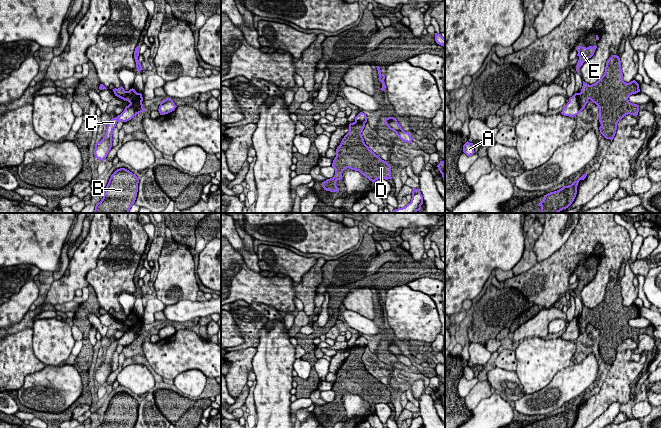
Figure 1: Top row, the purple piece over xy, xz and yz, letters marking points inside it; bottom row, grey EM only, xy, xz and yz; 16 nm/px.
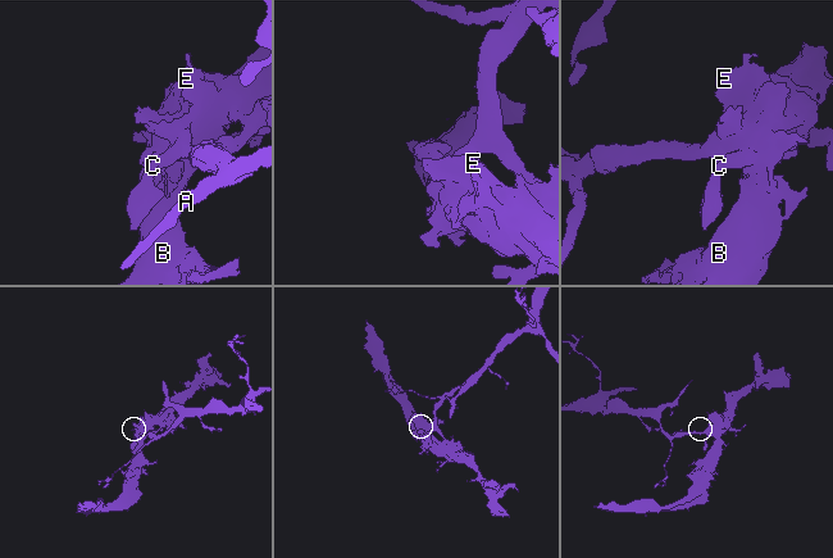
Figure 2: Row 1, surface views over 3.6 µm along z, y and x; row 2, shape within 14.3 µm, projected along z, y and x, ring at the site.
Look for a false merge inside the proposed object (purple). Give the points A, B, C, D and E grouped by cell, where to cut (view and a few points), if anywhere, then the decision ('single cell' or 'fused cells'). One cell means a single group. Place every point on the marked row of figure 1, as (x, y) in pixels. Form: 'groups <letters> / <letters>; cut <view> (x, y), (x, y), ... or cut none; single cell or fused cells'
groups A C / B D E; cut yz (576, 93), (581, 110); fused cells

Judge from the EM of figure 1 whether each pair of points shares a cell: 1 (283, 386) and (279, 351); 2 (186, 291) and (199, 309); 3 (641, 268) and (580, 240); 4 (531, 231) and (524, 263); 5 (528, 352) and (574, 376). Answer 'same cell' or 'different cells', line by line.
1: same cell
2: different cells
3: different cells
4: same cell
5: different cells

